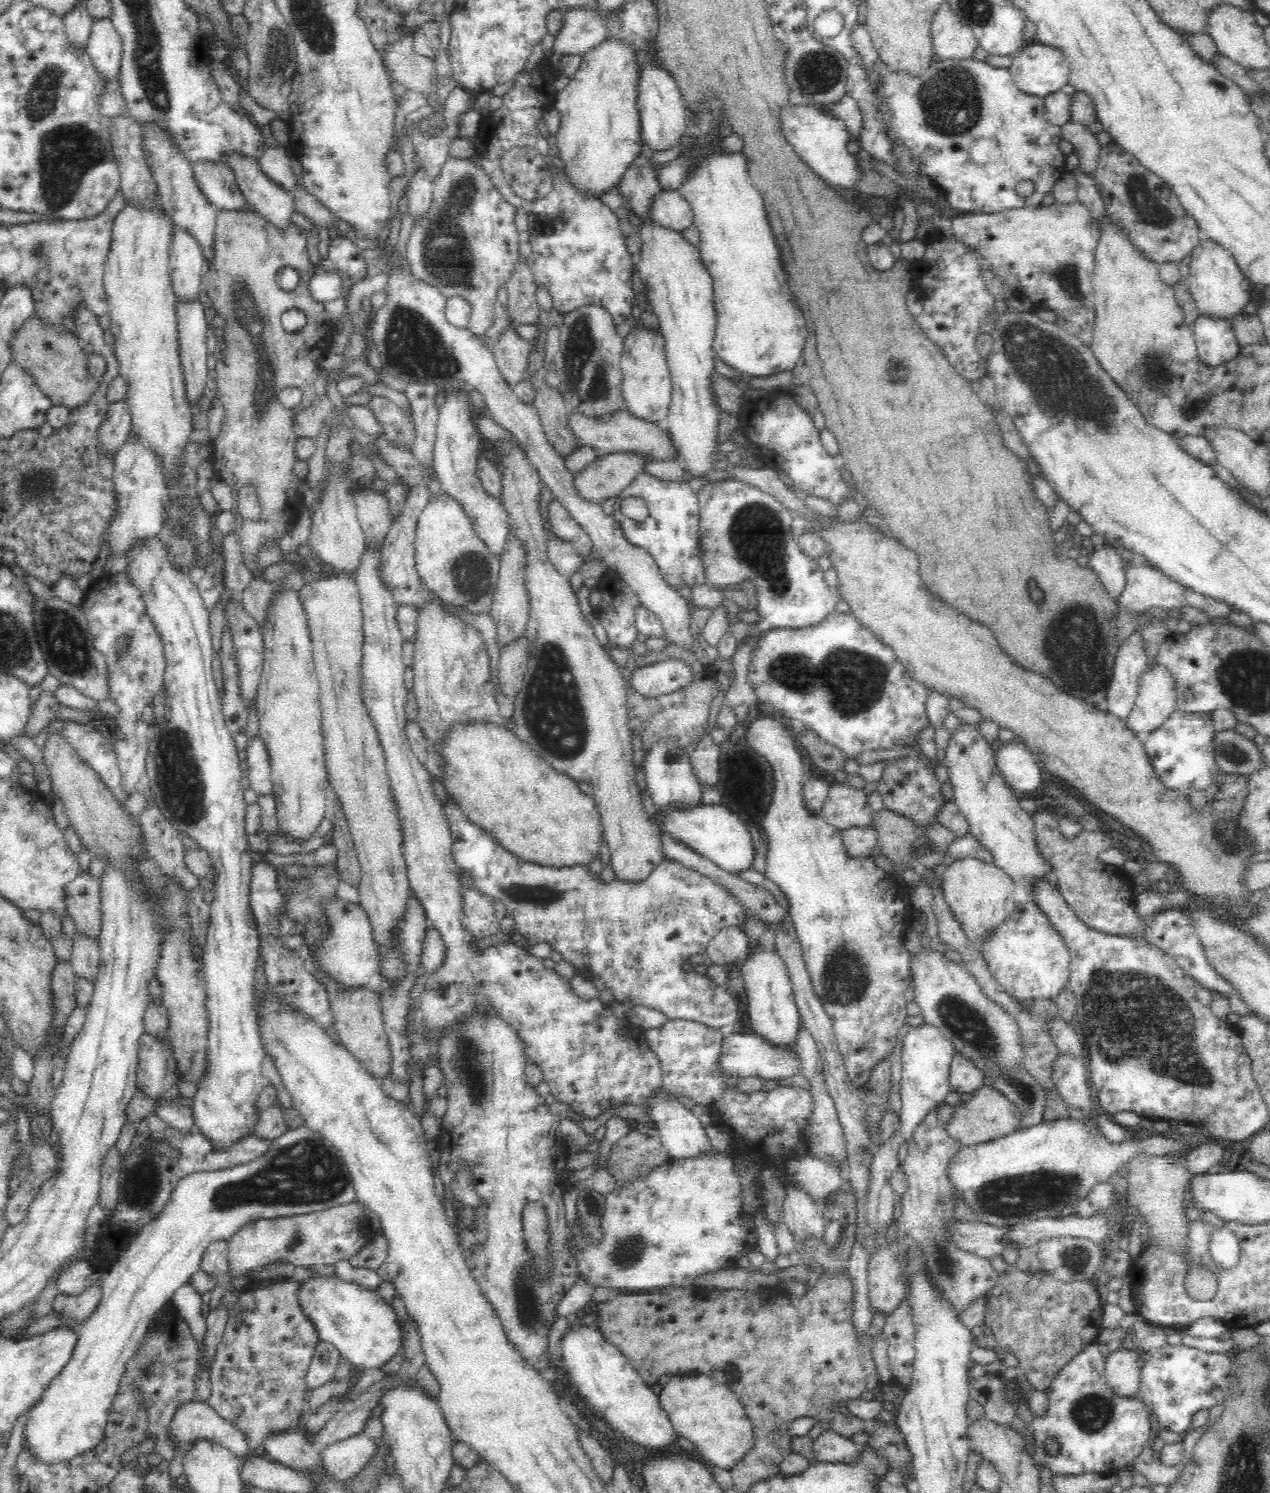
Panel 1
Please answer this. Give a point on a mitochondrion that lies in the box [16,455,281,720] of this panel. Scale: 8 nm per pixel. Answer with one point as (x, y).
(64, 639)

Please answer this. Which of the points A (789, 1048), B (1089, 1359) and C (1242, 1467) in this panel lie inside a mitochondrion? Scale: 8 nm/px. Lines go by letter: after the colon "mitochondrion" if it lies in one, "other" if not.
A: other
B: other
C: mitochondrion

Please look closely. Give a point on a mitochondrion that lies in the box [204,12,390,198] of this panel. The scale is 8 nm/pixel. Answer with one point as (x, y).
(277, 61)

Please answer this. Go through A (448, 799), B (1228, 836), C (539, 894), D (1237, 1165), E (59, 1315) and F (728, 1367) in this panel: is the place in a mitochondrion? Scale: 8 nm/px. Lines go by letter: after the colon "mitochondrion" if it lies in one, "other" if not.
A: other
B: mitochondrion
C: mitochondrion
D: other
E: other
F: mitochondrion

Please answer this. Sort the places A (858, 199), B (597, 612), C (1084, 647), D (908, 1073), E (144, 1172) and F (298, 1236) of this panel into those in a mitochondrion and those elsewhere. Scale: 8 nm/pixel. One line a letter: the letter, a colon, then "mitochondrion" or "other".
A: other
B: other
C: mitochondrion
D: other
E: mitochondrion
F: mitochondrion

